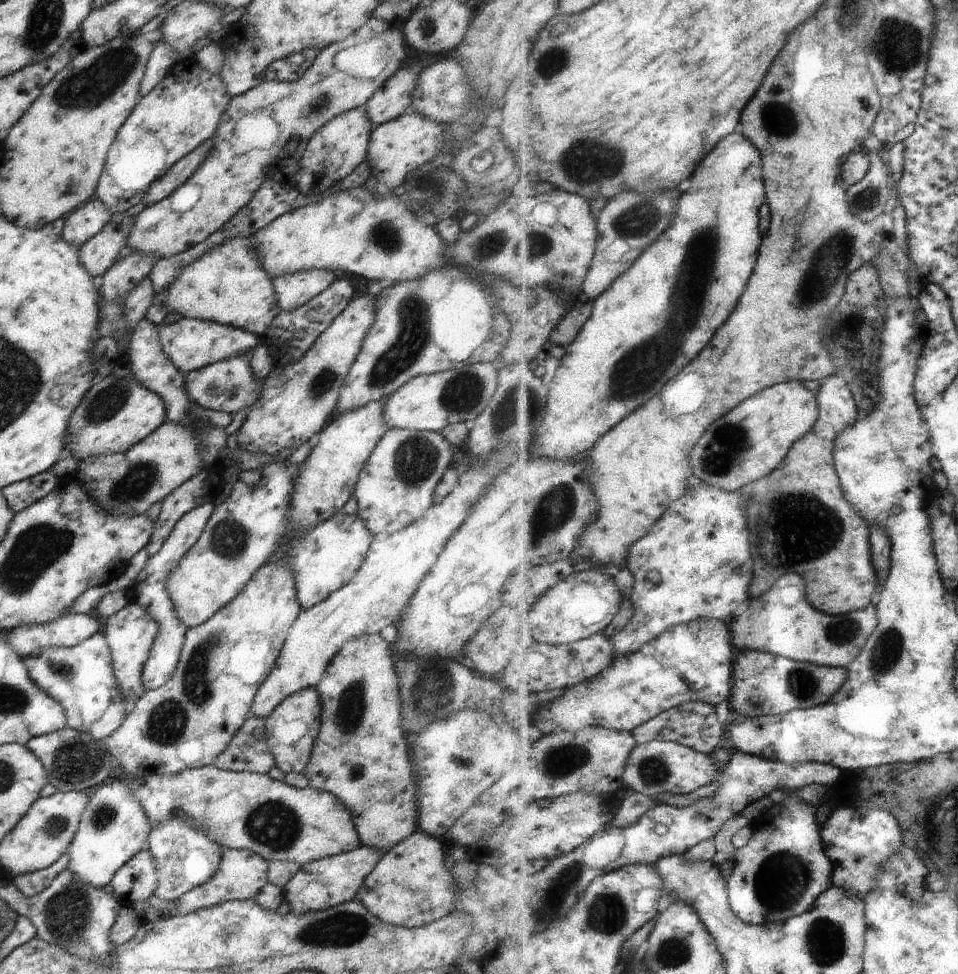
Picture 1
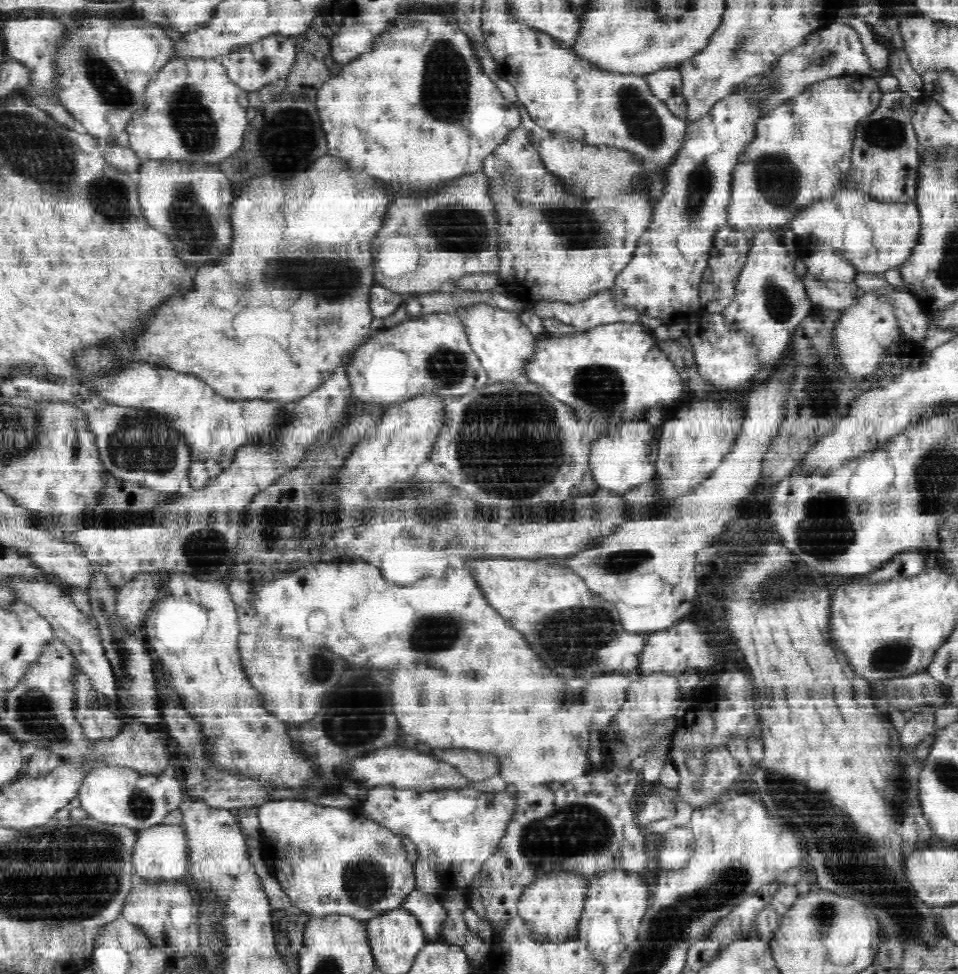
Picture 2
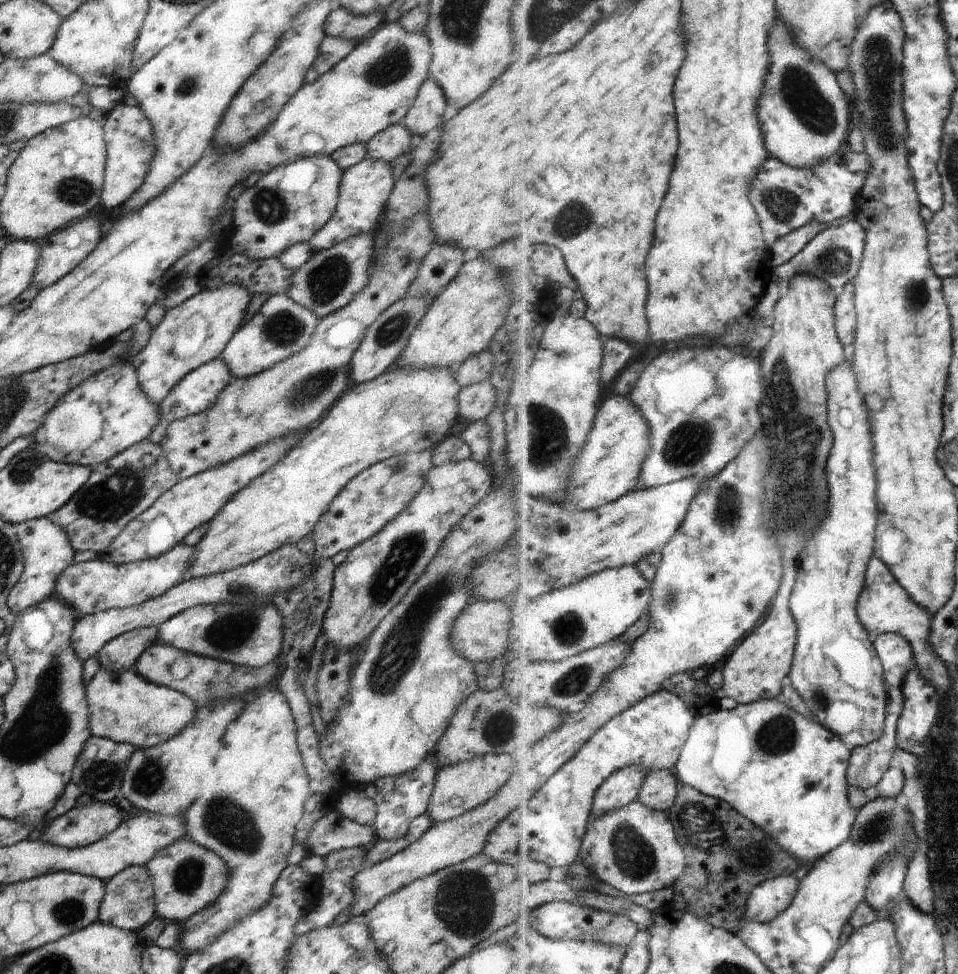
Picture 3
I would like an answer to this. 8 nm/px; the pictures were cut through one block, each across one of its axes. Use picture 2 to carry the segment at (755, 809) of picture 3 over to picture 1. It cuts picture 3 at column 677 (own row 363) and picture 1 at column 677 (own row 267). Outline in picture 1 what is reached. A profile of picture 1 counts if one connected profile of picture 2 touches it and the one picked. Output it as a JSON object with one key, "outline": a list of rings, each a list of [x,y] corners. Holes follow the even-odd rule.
{"outline":[[[666,740],[649,742],[639,745],[632,752],[632,764],[628,764],[628,772],[624,774],[624,780],[634,790],[650,796],[659,796],[666,792],[690,794],[714,782],[712,778],[718,772],[714,762],[718,761],[712,754],[708,756],[688,745]]]}

